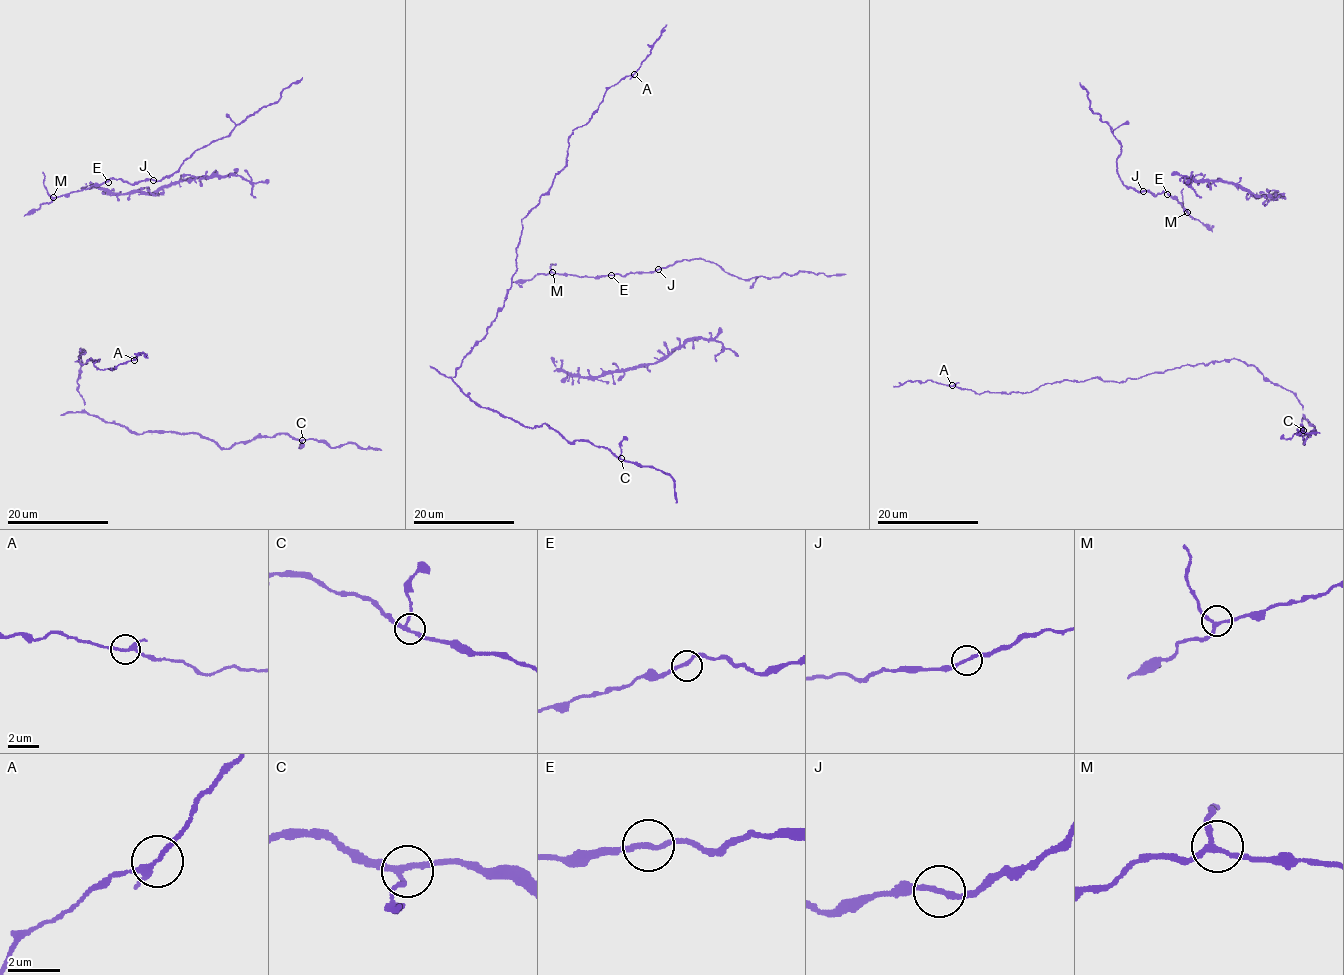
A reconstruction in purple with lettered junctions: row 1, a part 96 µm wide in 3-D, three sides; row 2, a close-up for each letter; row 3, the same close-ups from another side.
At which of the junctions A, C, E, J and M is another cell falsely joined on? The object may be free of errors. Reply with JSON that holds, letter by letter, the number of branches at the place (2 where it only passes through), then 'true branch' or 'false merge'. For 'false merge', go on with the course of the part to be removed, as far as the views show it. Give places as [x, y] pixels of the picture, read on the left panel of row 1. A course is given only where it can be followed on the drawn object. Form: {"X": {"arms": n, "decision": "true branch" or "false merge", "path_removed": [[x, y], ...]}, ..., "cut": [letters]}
{"A": {"arms": 3, "decision": "true branch"}, "C": {"arms": 3, "decision": "true branch"}, "E": {"arms": 2, "decision": "true branch"}, "J": {"arms": 2, "decision": "true branch"}, "M": {"arms": 3, "decision": "true branch"}, "cut": []}

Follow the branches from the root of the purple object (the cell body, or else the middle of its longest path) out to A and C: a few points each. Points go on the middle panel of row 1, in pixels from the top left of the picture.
A: (496, 315), (517, 268), (521, 219), (566, 164), (575, 128), (590, 119), (606, 91), (634, 74)
C: (496, 315), (451, 376), (463, 392), (525, 426), (547, 424), (569, 442), (591, 441), (621, 458)

